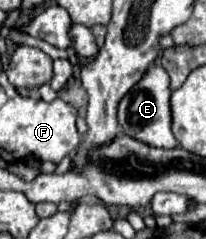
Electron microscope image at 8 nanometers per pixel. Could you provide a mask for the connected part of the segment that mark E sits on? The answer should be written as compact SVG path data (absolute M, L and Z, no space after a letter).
M152 66L146 76L122 98L118 106L118 122L126 136L134 136L134 140L142 140L154 148L176 148L178 142L172 132L172 112L170 112L170 80L162 66Z

